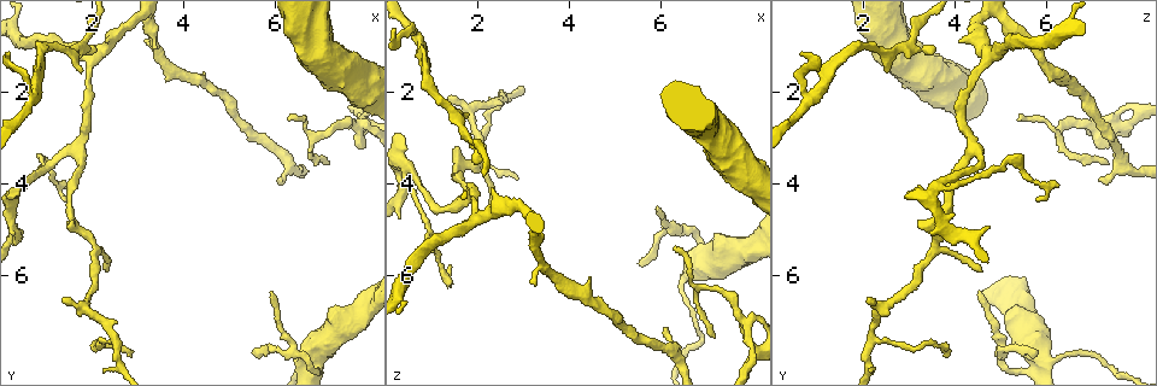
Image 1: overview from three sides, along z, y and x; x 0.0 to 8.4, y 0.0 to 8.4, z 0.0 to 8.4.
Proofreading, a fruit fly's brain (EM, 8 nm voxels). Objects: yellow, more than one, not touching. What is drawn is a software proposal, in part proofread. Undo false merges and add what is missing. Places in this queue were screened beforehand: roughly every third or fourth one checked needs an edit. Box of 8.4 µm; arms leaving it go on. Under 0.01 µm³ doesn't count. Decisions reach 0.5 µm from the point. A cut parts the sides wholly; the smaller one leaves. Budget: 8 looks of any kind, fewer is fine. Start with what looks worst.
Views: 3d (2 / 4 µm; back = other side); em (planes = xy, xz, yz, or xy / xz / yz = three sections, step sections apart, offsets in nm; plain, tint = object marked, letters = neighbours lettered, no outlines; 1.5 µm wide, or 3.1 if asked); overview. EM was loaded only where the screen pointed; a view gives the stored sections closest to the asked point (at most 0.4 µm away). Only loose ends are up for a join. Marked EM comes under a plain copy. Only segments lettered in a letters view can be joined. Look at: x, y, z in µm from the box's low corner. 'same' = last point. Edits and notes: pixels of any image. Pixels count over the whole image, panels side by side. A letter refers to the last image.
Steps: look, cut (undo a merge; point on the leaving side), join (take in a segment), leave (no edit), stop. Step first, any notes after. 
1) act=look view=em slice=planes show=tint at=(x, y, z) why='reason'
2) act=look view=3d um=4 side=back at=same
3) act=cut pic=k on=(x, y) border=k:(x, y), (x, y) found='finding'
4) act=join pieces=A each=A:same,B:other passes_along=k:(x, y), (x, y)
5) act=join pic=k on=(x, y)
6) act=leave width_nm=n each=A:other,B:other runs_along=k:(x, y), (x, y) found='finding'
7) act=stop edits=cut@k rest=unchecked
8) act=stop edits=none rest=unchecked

act=look view=3d um=4 at=(7.75, 3.20, 7.05) why='an open end'

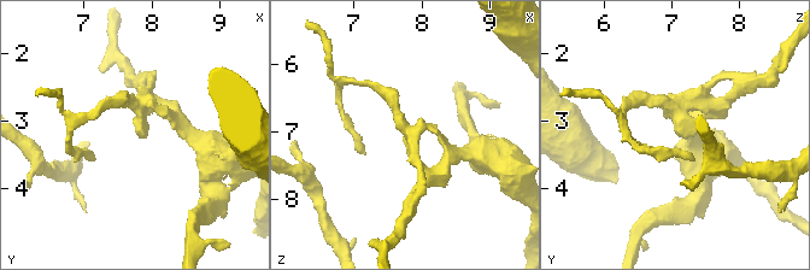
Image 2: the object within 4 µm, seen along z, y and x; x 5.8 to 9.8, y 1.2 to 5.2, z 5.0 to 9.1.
act=look view=em slice=xz step=4 show=letters at=(7.80, 3.15, 7.10) why='now the EM'

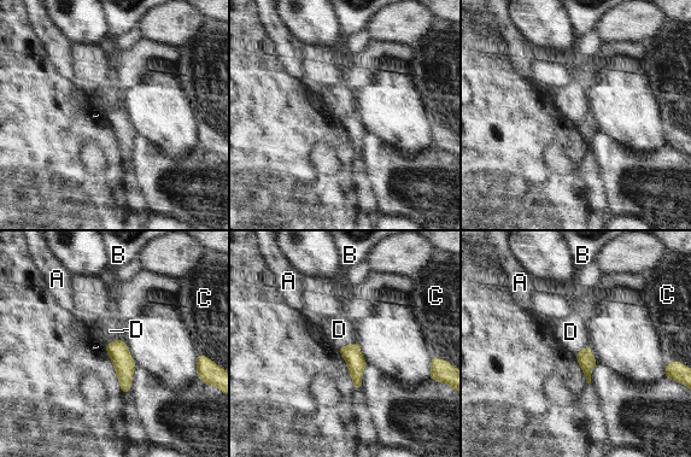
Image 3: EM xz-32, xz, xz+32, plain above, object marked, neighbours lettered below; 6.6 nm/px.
act=look view=em slice=planes show=letters at=same

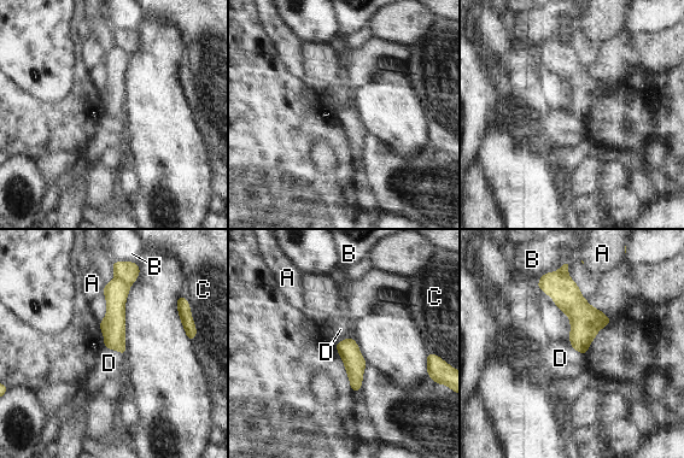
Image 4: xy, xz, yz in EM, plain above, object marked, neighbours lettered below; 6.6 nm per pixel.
act=leave each=A:other,B:other,C:other,D:other border=4:(104, 345), (117, 350), (123, 356) found='none of them fits'

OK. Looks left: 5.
act=look view=em slice=yz step=8 show=letters at=(1.45, 4.35, 5.80) why='an open end'

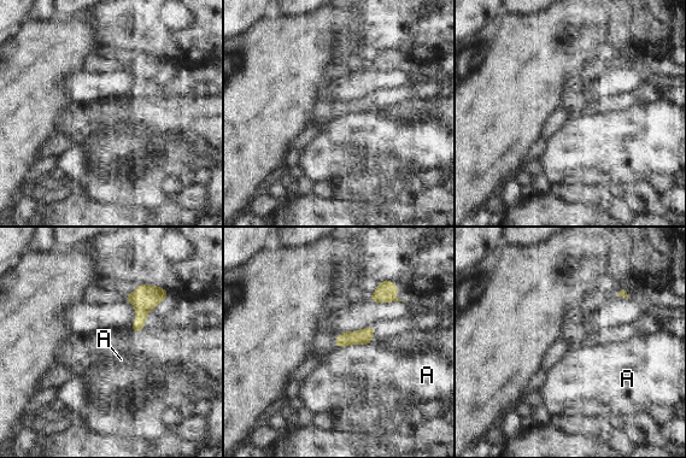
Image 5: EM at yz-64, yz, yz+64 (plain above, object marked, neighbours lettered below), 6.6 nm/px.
act=leave longest_contact=A:240nm each=A:other border=5:(371, 340), (368, 344), (338, 347) found='no lettered segment goes on from it'

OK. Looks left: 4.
act=look view=3d um=2 at=(1.80, 1.05, 3.00) why='branch point'

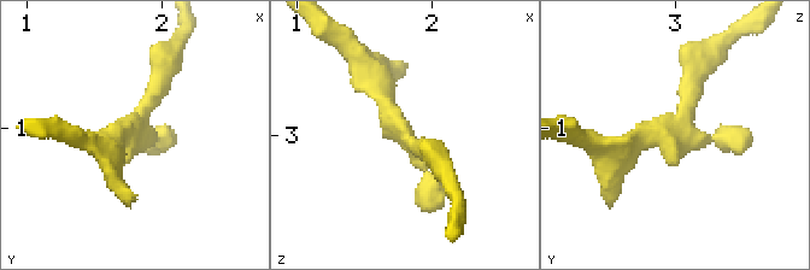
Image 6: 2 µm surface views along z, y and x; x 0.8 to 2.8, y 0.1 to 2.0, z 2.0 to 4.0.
act=look view=em slice=planes show=letters at=(1.76, 0.96, 2.96) why='shape alone is not enough'

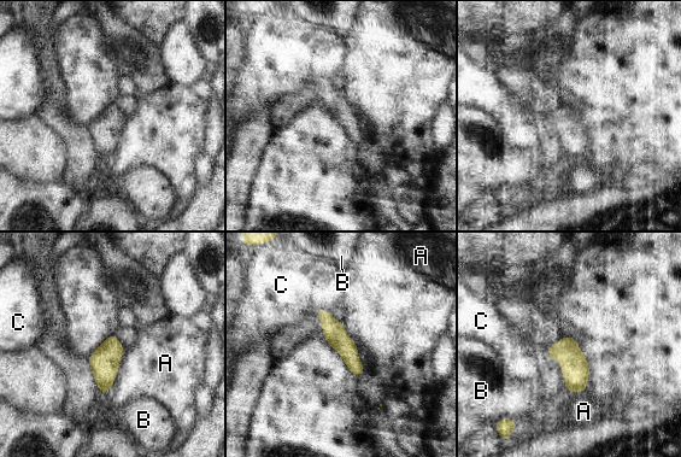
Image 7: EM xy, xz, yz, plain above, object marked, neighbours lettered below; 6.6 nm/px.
act=leave each=A:other,B:other,C:other border=7:(124, 350), (113, 385), (107, 391) found='continuous, no second cell'

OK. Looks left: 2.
act=stop edits=none rest=unchecked

